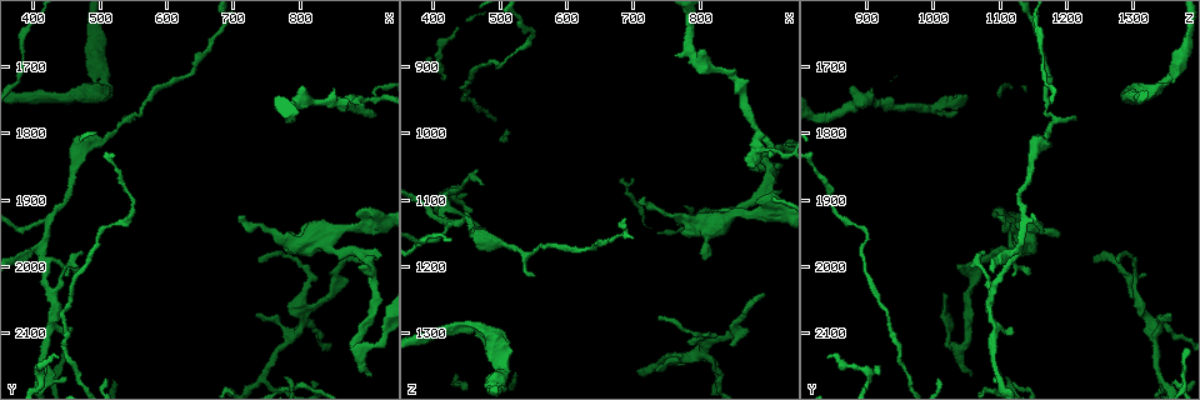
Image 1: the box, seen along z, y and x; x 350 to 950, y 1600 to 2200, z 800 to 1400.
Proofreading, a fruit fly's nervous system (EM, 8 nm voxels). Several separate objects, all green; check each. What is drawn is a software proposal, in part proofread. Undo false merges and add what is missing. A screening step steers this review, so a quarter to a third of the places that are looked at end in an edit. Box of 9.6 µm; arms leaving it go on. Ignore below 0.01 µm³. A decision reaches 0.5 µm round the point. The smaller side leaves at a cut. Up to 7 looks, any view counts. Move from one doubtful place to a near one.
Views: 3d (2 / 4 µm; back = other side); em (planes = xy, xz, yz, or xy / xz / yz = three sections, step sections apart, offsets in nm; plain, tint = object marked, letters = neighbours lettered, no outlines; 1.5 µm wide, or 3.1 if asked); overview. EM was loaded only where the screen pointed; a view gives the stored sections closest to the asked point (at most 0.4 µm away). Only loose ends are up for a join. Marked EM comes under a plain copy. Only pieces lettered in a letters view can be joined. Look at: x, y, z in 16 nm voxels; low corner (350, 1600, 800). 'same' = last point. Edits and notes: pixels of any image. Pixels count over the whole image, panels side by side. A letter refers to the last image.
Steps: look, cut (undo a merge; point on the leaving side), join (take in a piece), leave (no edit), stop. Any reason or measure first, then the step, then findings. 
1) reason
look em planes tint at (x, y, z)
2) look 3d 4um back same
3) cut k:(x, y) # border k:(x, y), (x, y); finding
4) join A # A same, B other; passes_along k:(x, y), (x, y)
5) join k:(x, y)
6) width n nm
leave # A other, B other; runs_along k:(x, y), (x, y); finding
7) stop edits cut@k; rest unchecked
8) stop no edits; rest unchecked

look 3d 2um at (885, 1750, 1020)

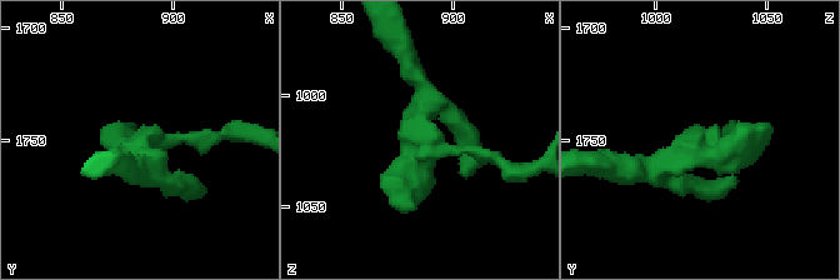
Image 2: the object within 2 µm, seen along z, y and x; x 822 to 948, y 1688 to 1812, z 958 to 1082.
now the EM
look em planes tint at (886, 1751, 1017)

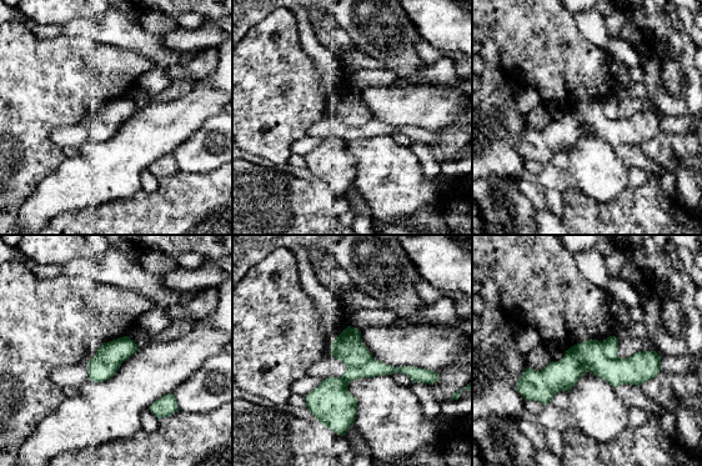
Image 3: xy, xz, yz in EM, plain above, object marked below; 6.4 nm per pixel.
look em planes letters same

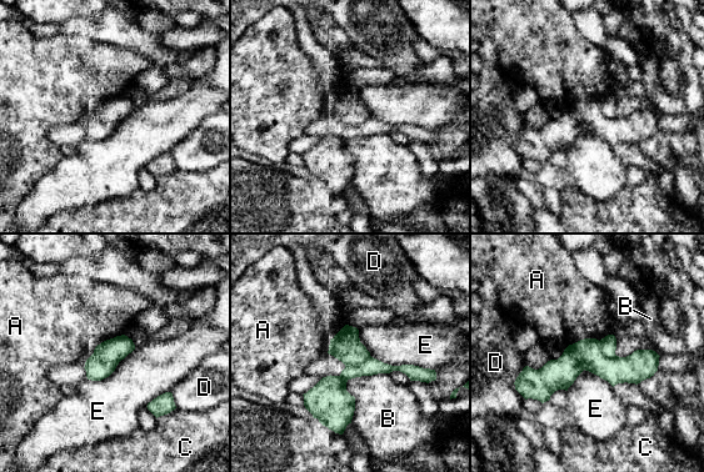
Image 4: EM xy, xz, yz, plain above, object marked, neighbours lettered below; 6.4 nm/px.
width 180 nm
cut 4:(372, 366) # A other, B other, C other, D other, E other; two neurons meet here

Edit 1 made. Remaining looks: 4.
look overview

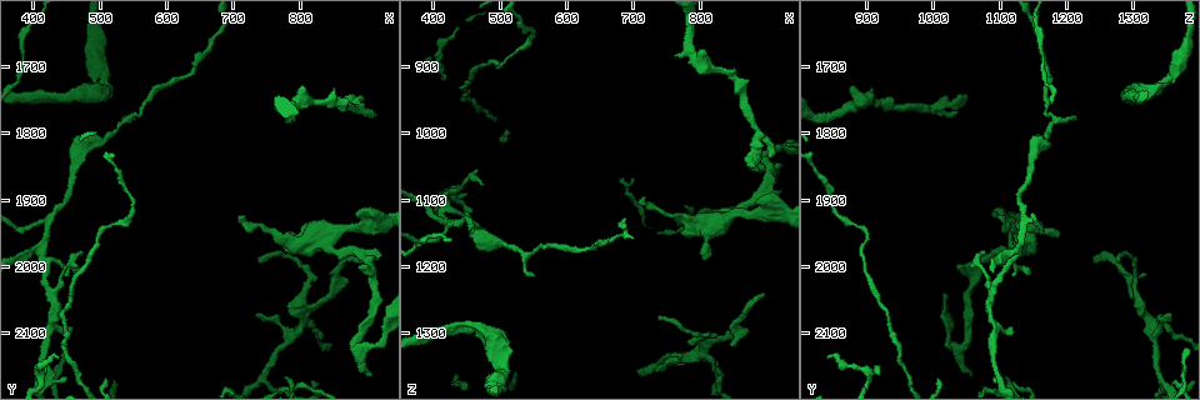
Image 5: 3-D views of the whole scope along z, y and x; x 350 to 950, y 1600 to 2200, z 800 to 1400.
thin end
look em yz step 8 tint at (715, 1925, 1095)

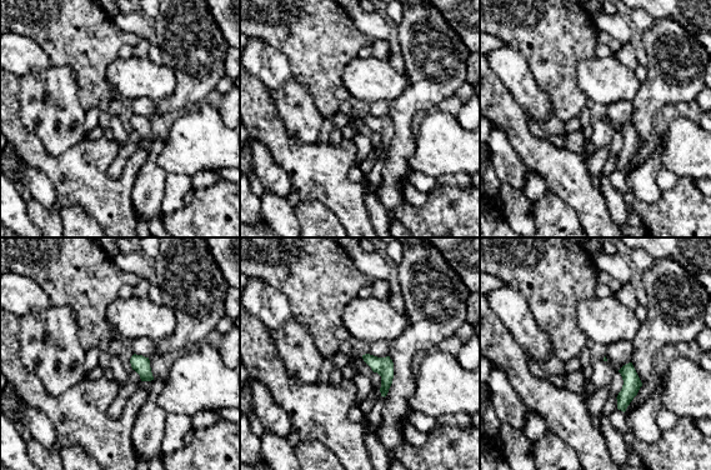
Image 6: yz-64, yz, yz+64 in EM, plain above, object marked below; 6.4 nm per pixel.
look em planes tint same

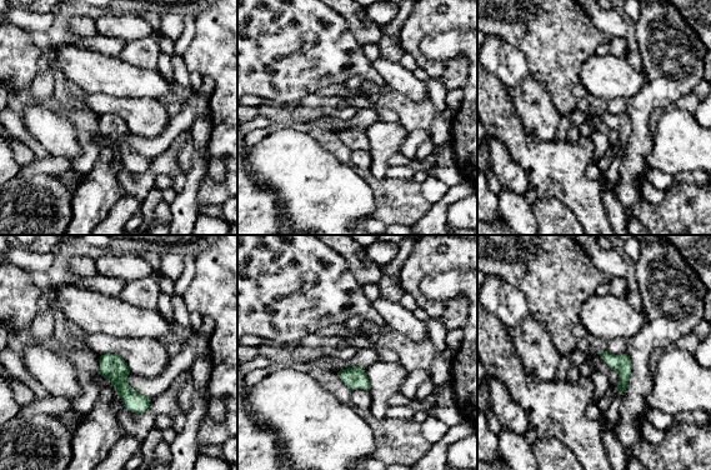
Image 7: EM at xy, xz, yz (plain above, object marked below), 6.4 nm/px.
what lies round it
look em planes letters same

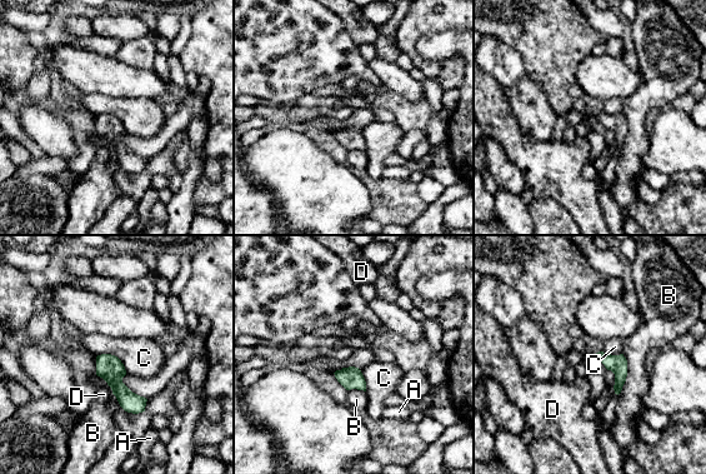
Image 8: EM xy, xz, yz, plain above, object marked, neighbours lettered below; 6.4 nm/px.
leave # A other, B other, C other, D other; border 8:(96, 355), (114, 354), (126, 373); no lettered piece goes on from it

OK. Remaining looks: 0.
stop edits cut@4; rest unchecked

